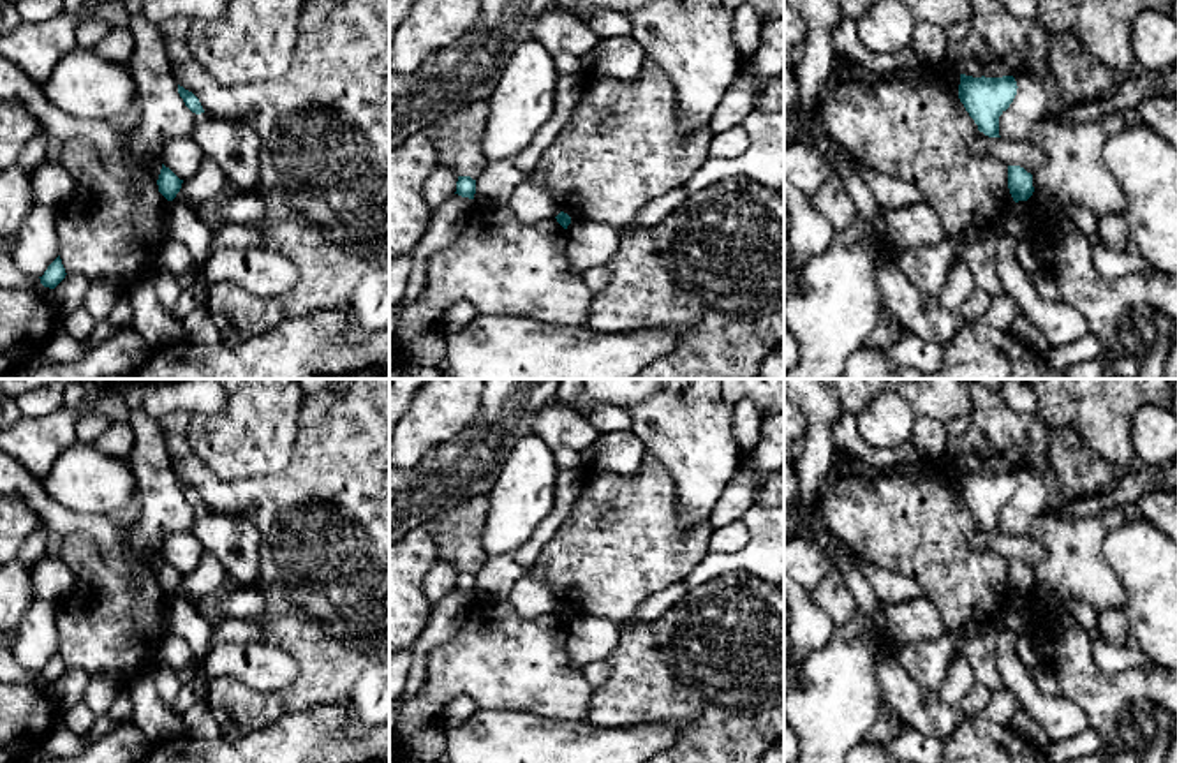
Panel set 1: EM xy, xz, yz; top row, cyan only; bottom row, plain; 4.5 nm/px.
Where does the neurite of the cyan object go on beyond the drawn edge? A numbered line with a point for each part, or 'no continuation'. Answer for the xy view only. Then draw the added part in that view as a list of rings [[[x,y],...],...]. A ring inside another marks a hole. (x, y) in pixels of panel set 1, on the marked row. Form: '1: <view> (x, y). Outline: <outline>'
no continuation

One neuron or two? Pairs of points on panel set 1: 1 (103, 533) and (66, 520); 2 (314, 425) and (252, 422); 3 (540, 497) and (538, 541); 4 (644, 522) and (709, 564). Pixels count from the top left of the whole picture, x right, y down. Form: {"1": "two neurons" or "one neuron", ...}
{"1": "one neuron", "2": "two neurons", "3": "two neurons", "4": "two neurons"}

